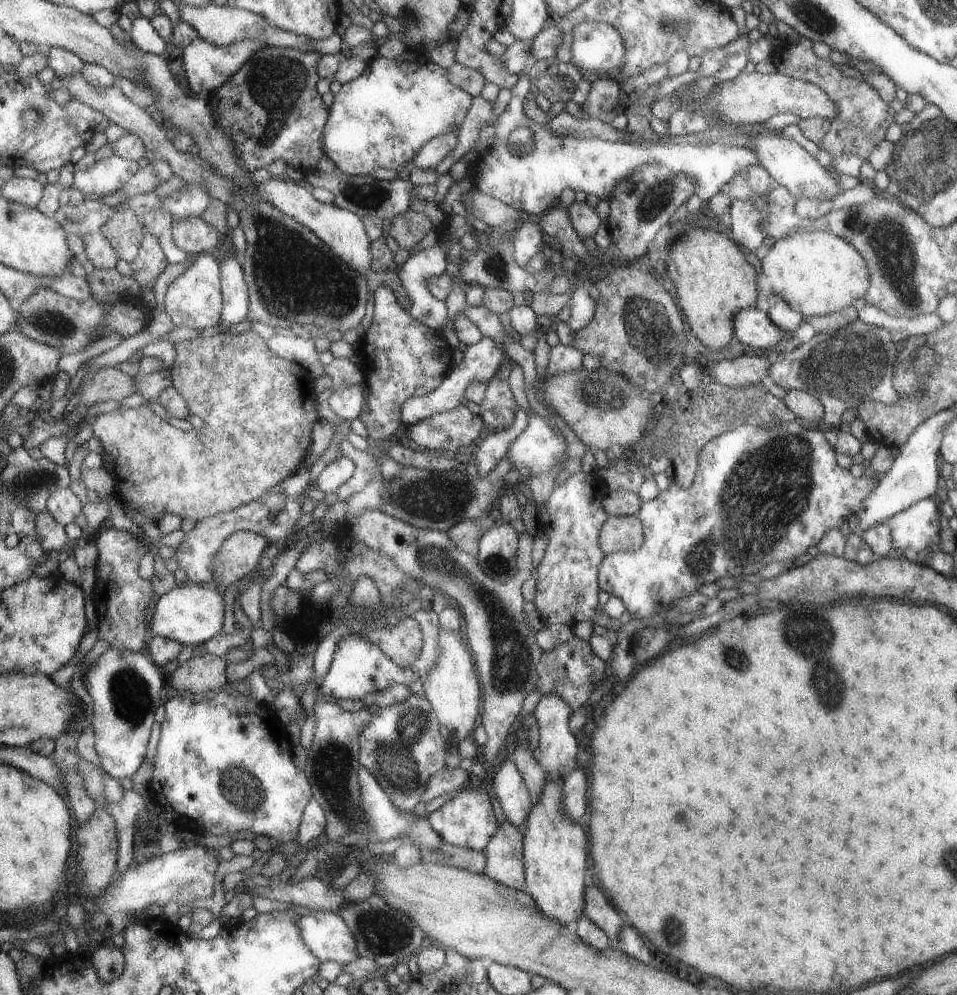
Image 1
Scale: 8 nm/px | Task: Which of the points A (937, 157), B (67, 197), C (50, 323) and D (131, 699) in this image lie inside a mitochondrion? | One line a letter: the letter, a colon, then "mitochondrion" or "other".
A: mitochondrion
B: other
C: mitochondrion
D: mitochondrion

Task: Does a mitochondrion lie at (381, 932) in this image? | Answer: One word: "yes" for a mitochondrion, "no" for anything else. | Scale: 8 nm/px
yes

